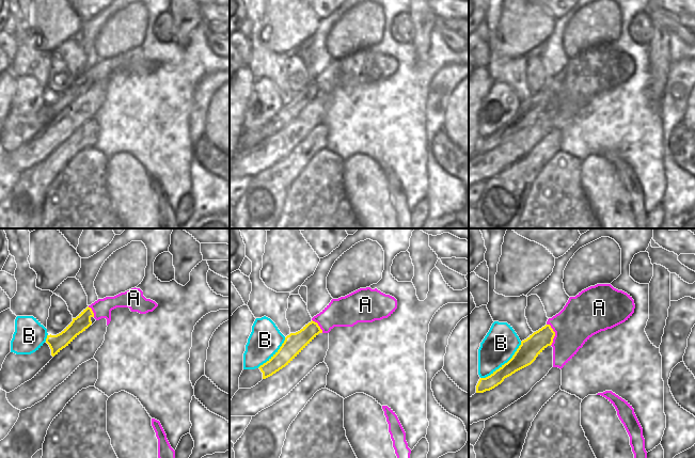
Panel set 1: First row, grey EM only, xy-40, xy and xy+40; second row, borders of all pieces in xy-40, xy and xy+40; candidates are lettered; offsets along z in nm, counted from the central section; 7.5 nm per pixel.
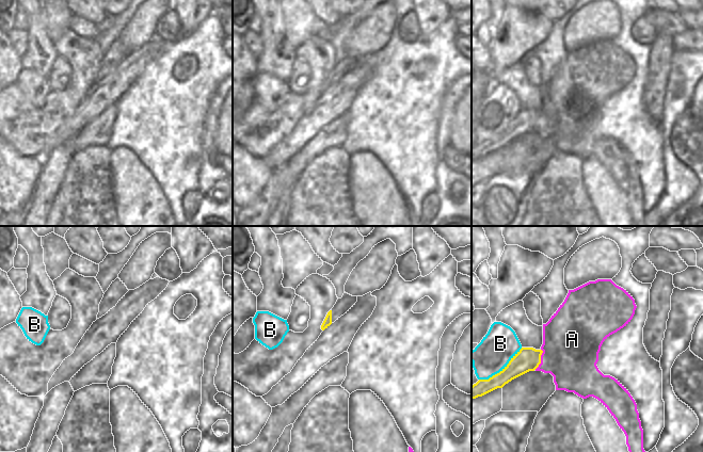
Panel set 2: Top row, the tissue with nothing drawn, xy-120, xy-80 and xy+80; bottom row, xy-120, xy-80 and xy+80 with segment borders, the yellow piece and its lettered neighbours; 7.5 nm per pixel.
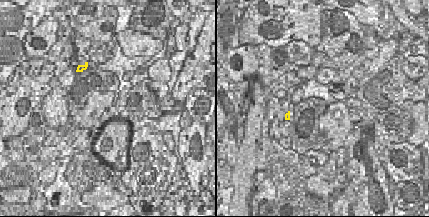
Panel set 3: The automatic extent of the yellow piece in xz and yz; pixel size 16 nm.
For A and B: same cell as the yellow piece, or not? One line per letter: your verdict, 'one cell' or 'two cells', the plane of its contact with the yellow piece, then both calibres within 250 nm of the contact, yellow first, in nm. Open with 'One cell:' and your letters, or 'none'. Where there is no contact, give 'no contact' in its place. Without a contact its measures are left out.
One cell: none
A: two cells; contact in xy+40; calibres 160 and 320 nm
B: two cells; contact in xy+40; calibres 160 and 260 nm

